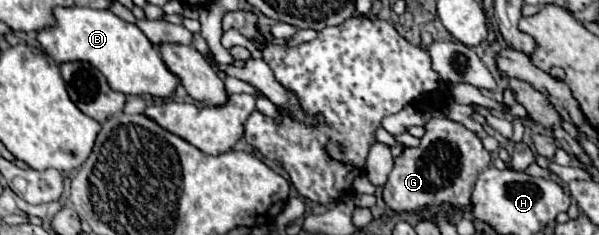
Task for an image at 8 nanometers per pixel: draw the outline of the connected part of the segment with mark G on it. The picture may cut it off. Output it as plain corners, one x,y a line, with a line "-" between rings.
430,119
424,125
424,135
418,147
404,147
400,157
394,157
394,169
384,185
384,201
394,213
448,201
452,205
466,205
472,197
472,187
490,163
490,153
482,141
462,123
452,119

